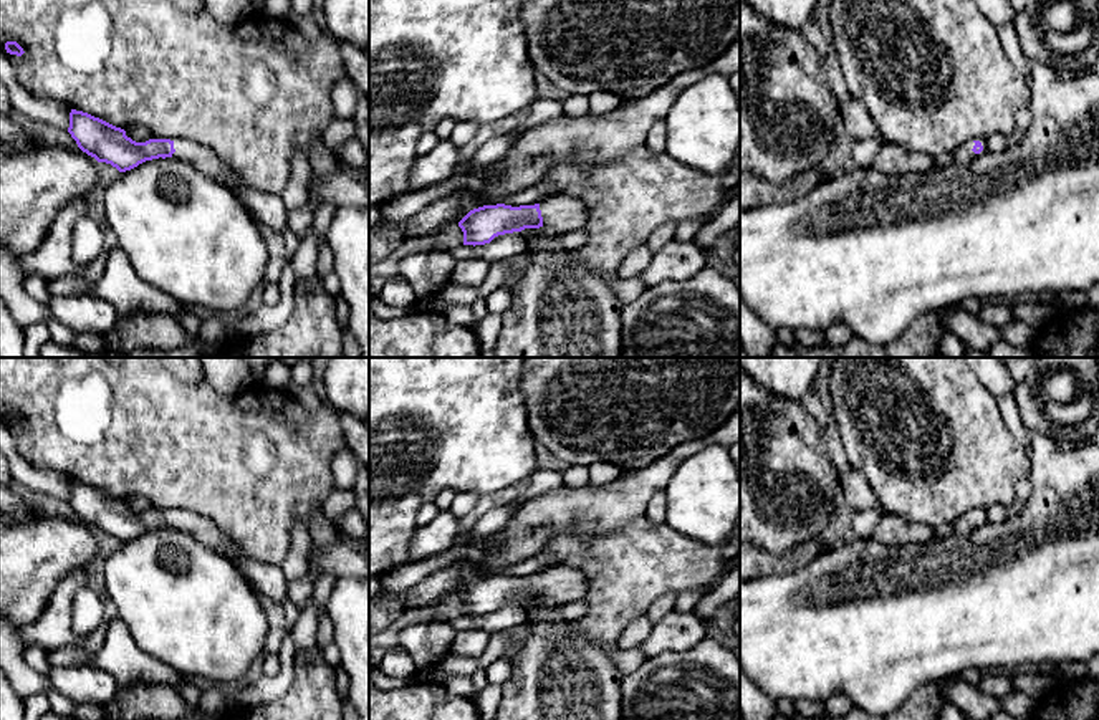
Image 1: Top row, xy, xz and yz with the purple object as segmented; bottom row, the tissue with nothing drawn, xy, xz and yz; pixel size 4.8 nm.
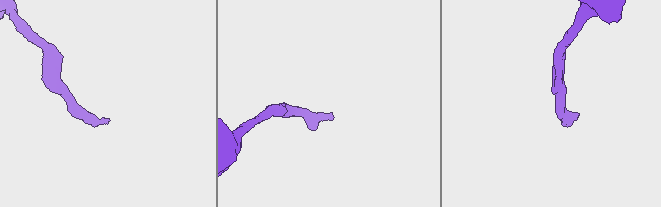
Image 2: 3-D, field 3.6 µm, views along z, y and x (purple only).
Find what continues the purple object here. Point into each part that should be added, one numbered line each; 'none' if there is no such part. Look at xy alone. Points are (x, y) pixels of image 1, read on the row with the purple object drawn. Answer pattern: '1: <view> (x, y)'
1: xy (199, 156)

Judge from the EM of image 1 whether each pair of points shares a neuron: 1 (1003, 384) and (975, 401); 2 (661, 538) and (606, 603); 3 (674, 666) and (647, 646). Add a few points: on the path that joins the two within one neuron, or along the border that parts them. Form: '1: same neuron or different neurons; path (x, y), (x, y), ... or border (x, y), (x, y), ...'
1: different neurons; border (975, 374), (997, 401)
2: same neuron; path (646, 555), (624, 576), (621, 586)
3: different neurons; border (697, 643), (687, 649), (664, 651), (647, 659)

